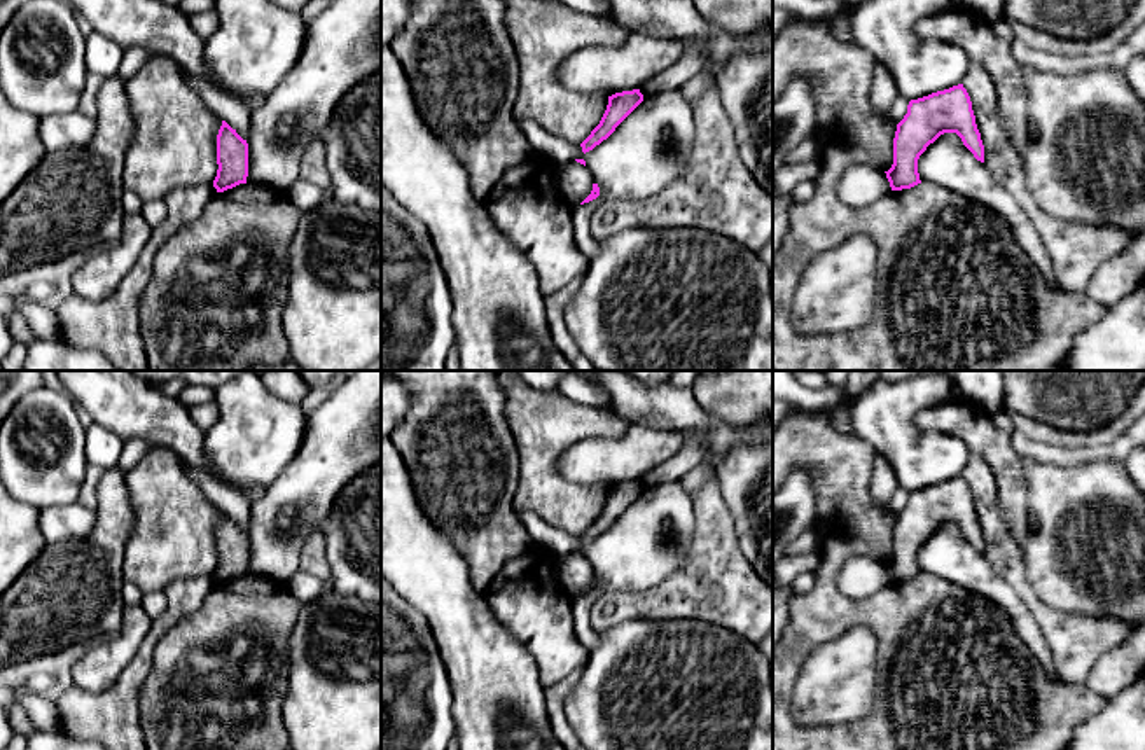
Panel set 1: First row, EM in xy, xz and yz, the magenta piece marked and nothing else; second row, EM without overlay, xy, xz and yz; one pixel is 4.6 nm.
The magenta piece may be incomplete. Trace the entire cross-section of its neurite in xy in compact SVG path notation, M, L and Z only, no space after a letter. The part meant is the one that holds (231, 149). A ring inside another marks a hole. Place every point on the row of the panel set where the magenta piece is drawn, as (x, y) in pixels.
M222 121L217 135L217 164L219 170L213 180L217 192L246 184L248 143L226 121Z

